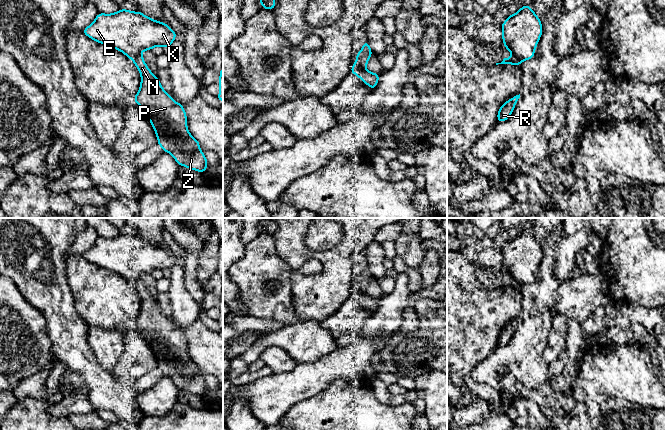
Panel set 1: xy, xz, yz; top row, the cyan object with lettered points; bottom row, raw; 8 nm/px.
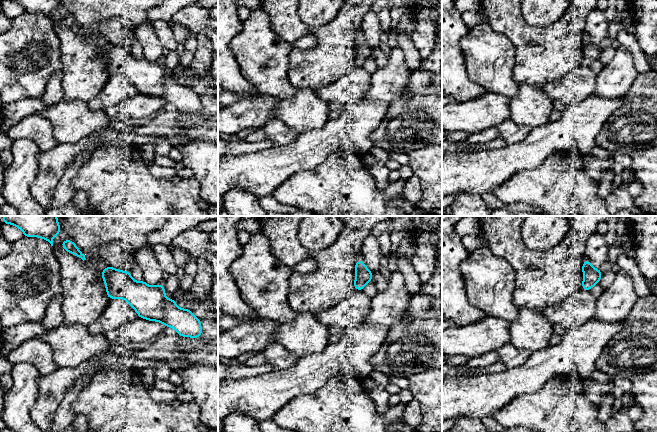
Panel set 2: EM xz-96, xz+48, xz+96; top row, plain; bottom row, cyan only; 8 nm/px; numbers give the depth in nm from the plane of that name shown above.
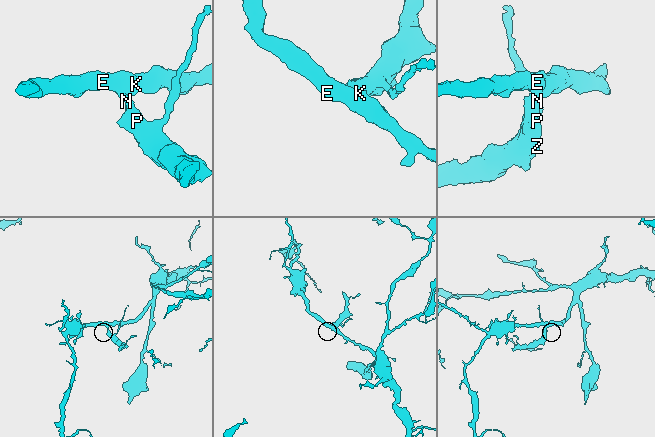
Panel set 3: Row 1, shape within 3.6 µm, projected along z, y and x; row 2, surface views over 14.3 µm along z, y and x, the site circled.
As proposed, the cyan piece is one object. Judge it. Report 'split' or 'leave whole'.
split

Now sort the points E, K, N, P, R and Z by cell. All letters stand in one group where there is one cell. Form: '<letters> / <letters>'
E K / N P R Z

